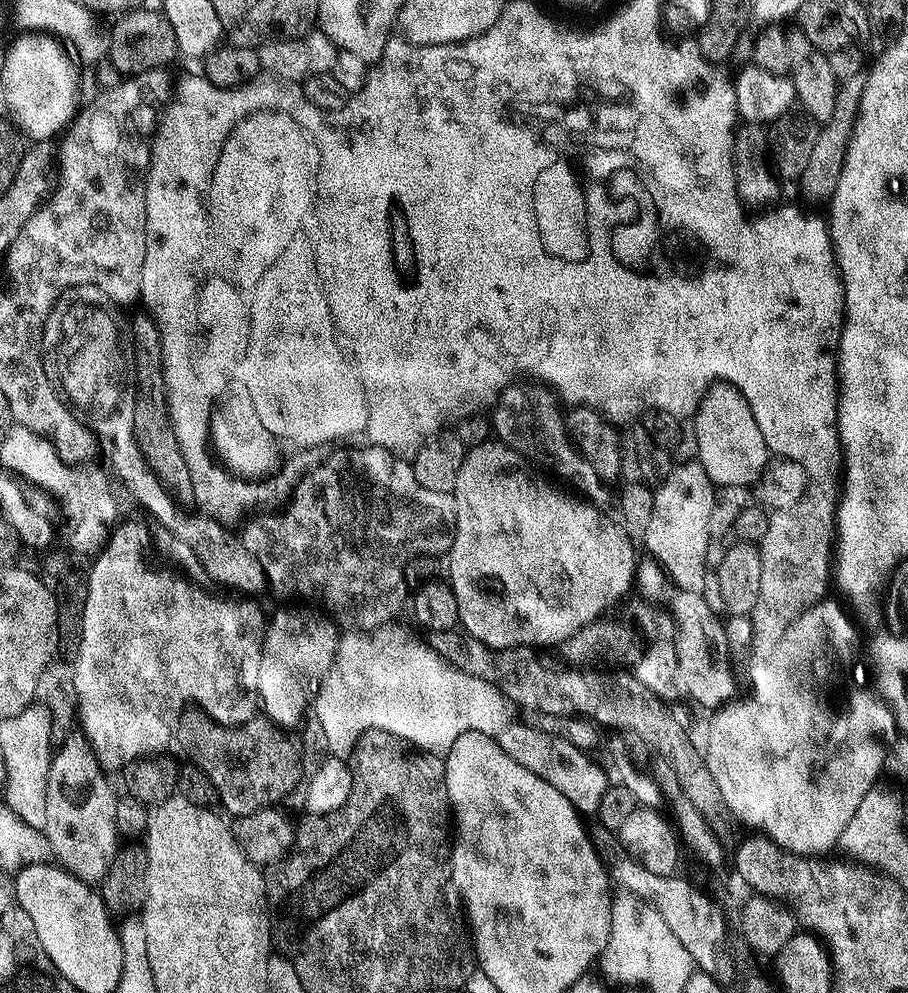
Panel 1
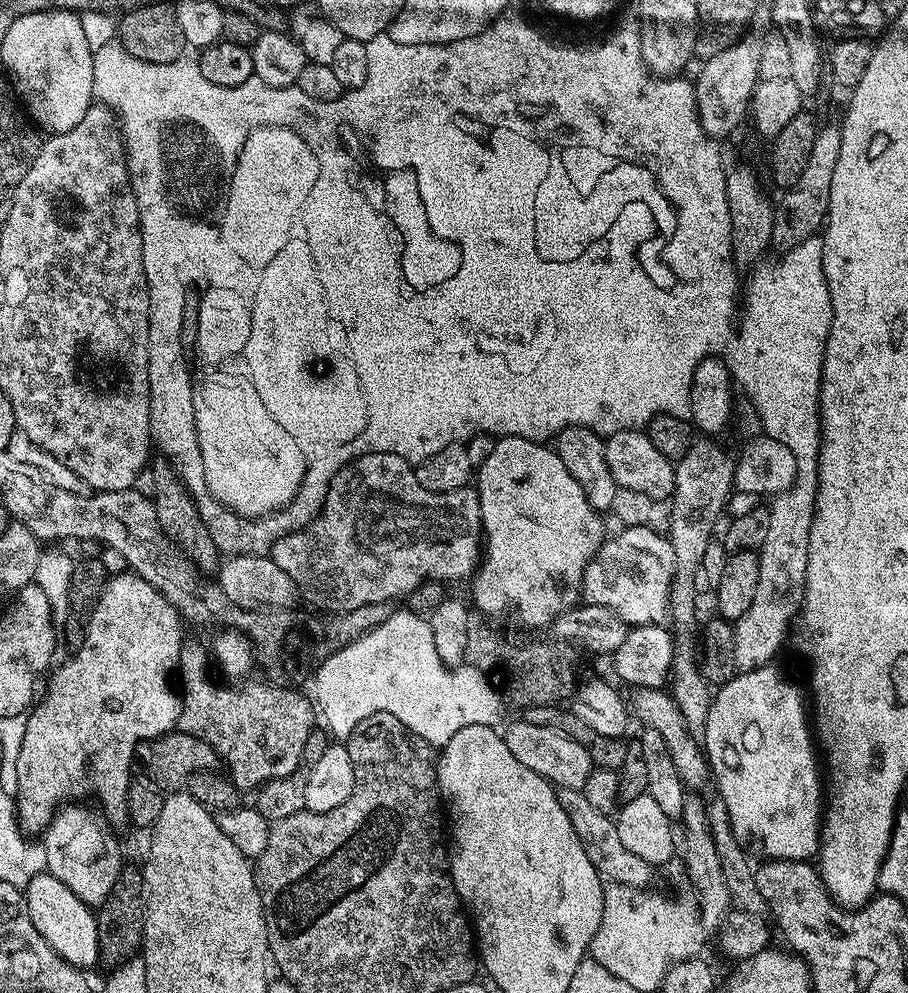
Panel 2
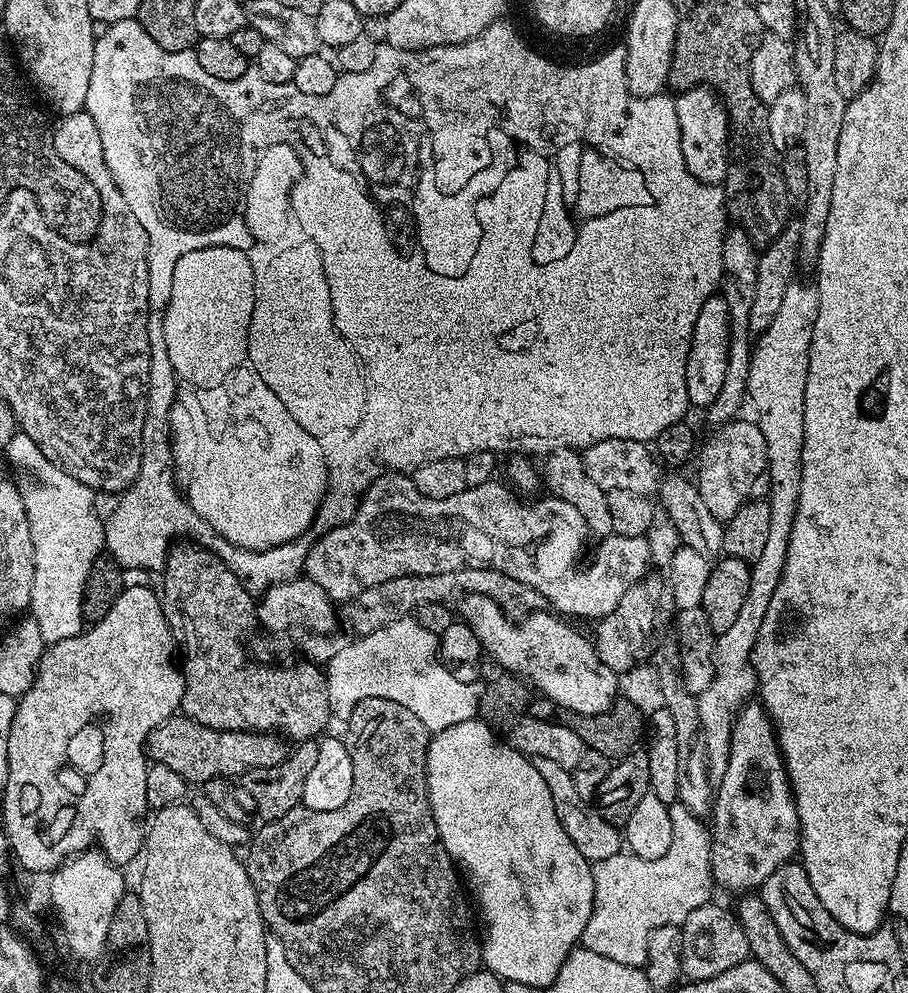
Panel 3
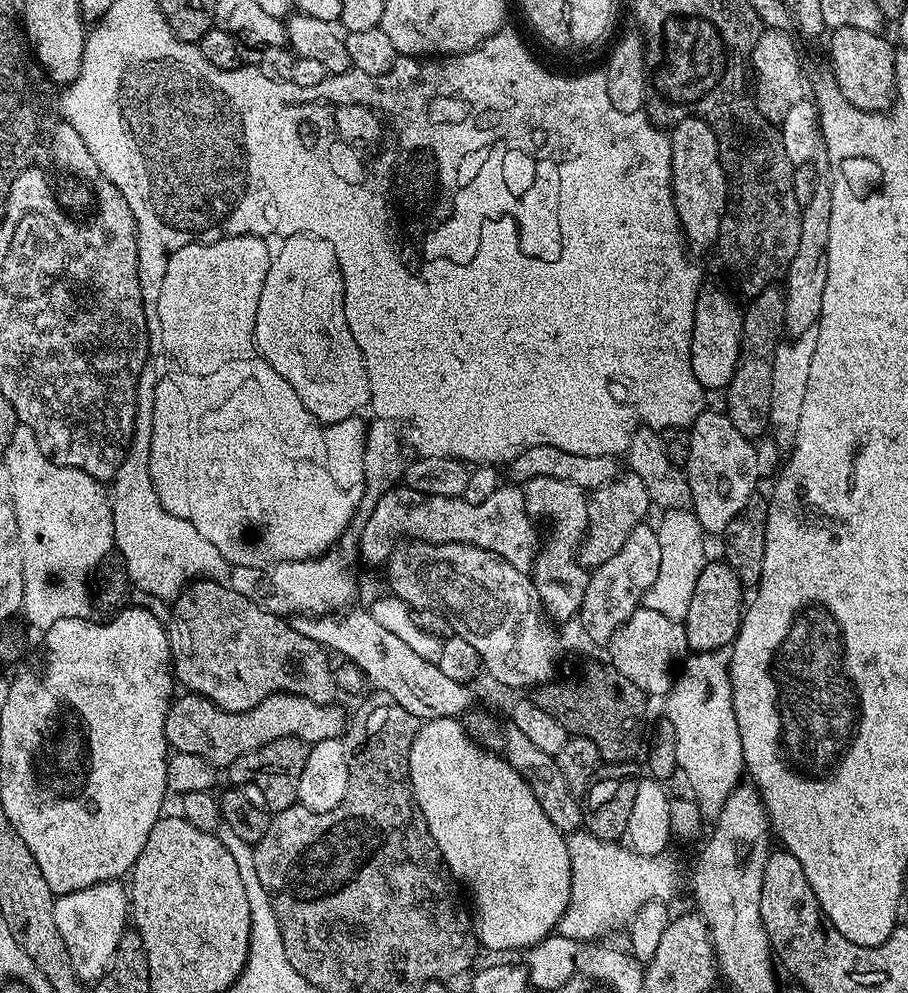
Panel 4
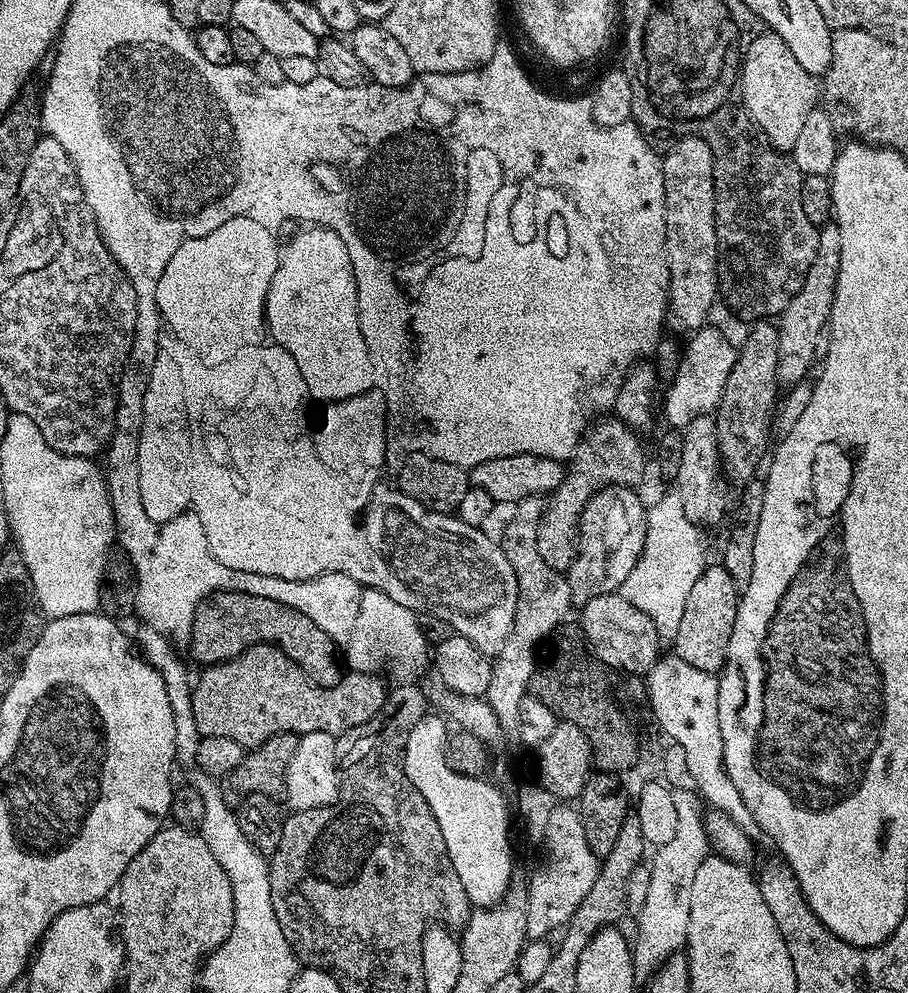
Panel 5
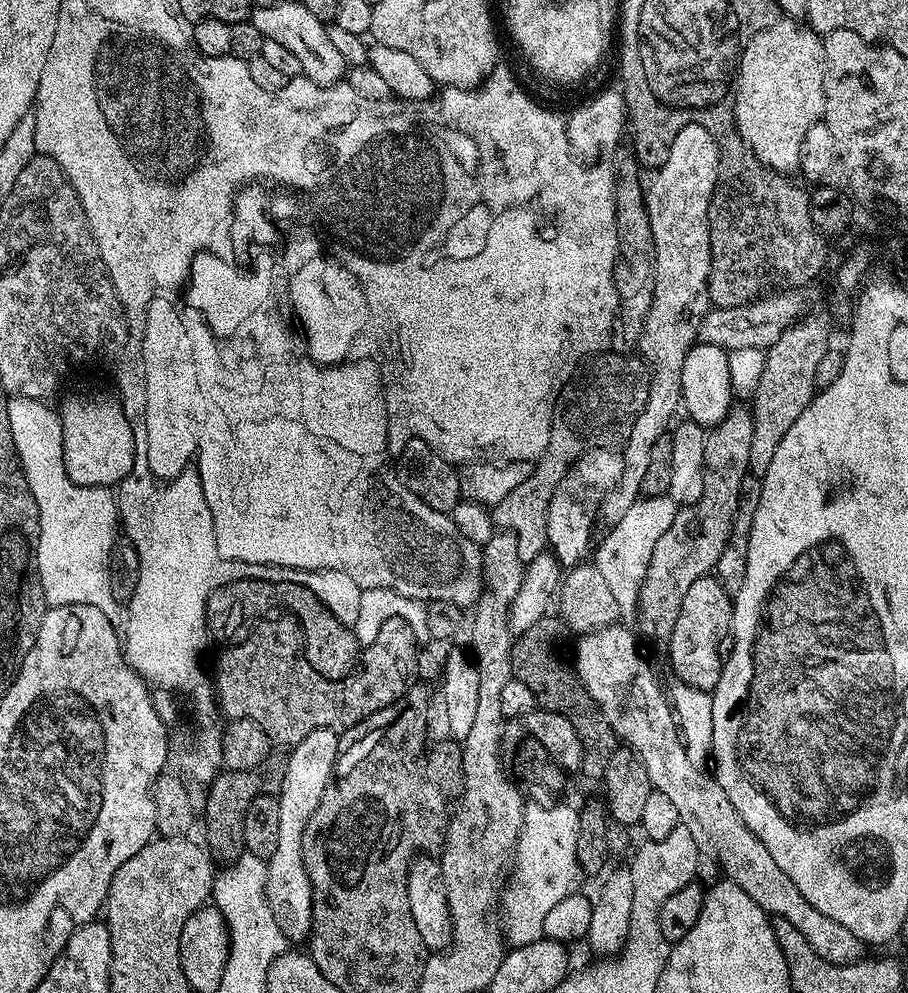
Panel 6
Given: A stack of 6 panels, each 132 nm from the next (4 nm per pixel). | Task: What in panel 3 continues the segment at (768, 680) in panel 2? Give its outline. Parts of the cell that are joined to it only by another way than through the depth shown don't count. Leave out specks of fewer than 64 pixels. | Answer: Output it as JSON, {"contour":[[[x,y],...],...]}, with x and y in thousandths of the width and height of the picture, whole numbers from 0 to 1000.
{"contour":[[[836,707],[820,708],[806,727],[800,779],[795,779],[786,798],[783,826],[784,885],[809,900],[836,895],[857,872],[869,869],[881,857],[877,806],[855,749],[855,734]]]}

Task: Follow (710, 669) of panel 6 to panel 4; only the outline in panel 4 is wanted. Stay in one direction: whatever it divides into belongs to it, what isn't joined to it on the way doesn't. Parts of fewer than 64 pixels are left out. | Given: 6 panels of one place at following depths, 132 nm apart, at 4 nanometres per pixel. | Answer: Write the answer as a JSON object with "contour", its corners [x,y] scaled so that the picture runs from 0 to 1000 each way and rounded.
{"contour":[[[789,562],[789,565],[785,563],[776,569],[765,587],[760,612],[751,625],[756,634],[756,647],[763,658],[792,657],[805,650],[815,633],[822,611],[819,599],[822,593],[813,578],[808,578],[808,574],[804,574],[804,570],[796,563]]]}

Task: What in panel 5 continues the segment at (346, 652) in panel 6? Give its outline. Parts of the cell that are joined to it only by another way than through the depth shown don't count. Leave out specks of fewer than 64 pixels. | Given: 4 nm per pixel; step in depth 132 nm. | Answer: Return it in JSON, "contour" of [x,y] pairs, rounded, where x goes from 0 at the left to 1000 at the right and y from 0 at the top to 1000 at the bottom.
{"contour":[[[246,594],[235,596],[217,610],[209,654],[220,671],[256,665],[282,649],[304,650],[350,691],[366,693],[374,686],[377,669],[373,664],[370,666],[372,650],[359,637],[350,634],[350,630],[337,622],[337,618],[328,618],[328,614],[311,610],[311,606],[297,606],[297,602]]]}

